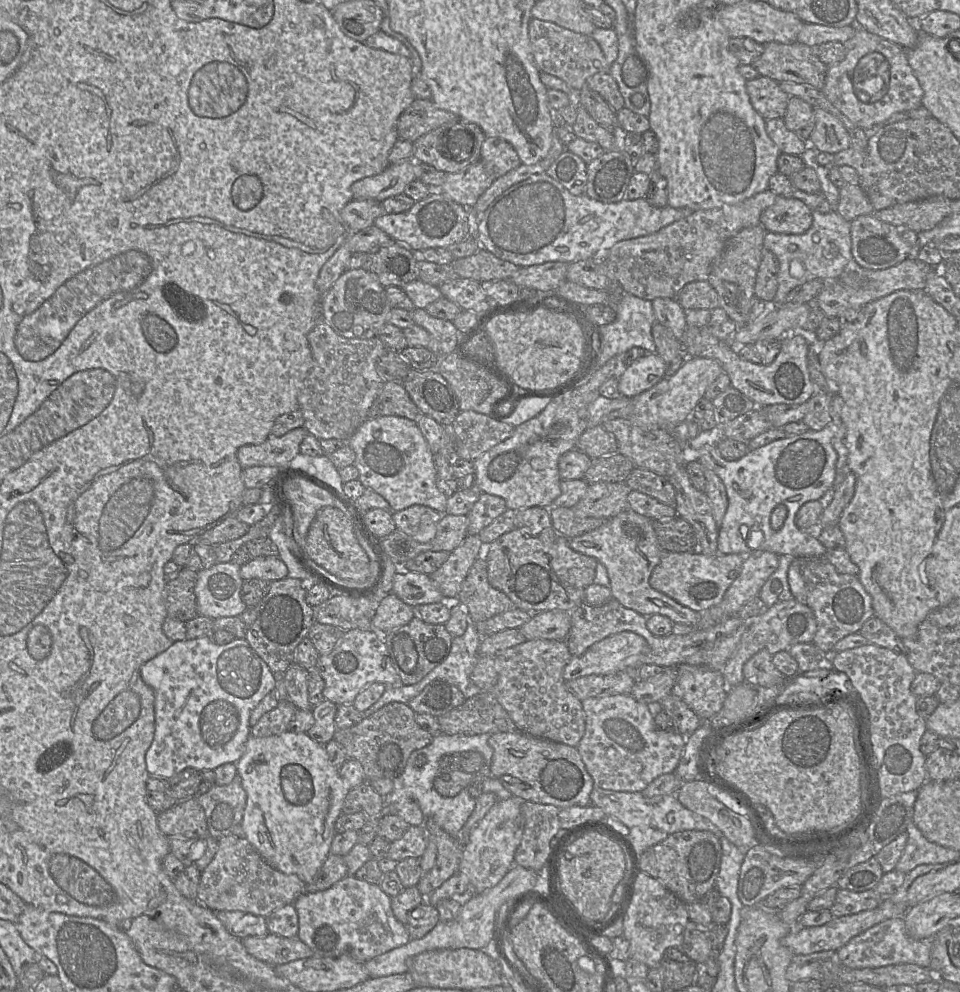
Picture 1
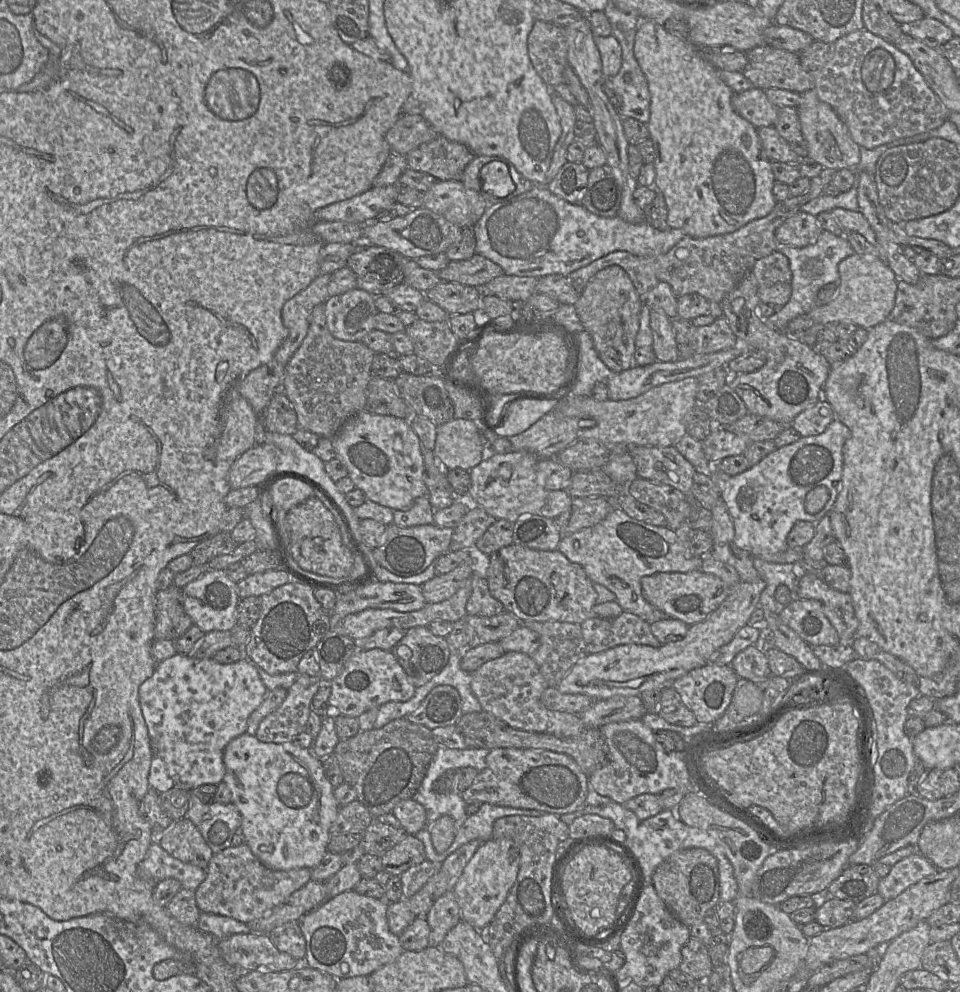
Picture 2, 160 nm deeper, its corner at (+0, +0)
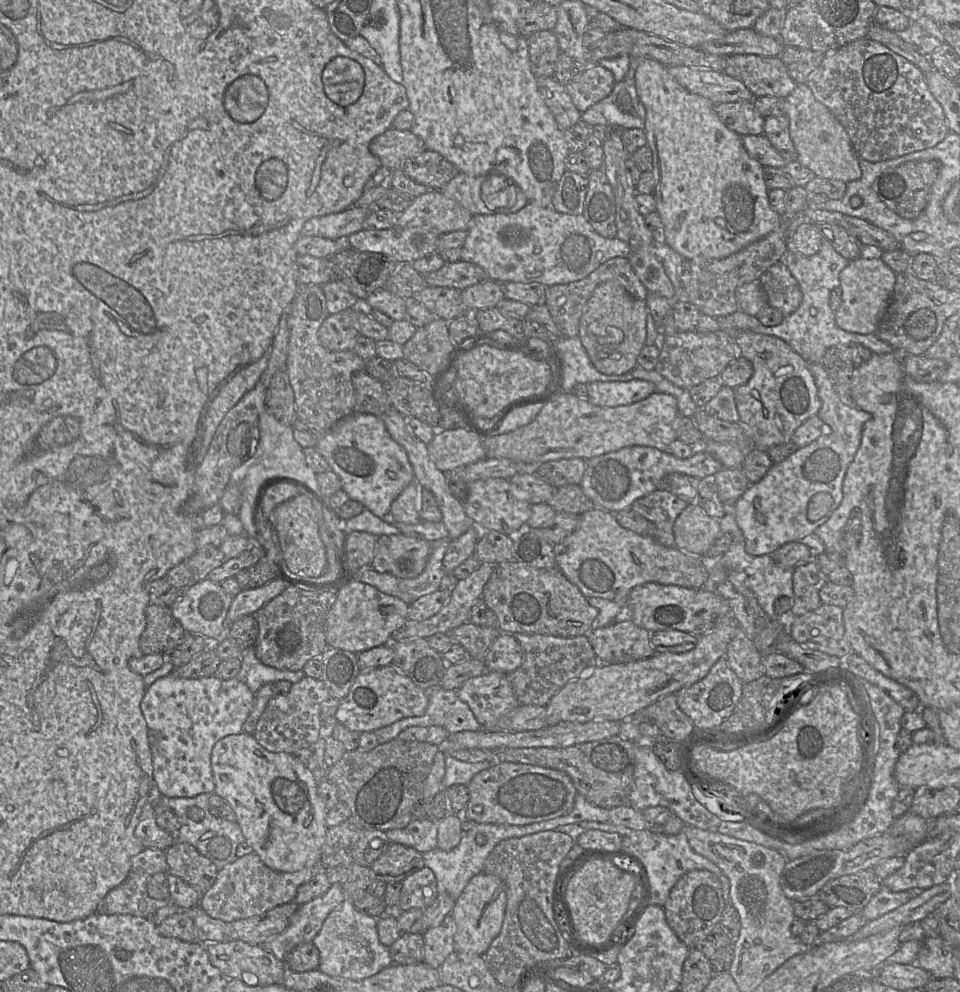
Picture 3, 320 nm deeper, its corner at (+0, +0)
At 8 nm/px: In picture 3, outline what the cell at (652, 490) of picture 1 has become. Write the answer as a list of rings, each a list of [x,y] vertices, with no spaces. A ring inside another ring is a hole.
[[[665,489],[635,500],[631,508],[656,526],[654,540],[665,547],[675,547],[673,526],[678,515],[688,505],[684,500]]]

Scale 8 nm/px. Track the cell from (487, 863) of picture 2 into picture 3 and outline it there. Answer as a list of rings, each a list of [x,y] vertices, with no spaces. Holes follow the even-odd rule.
[[[475,875],[455,902],[452,916],[456,923],[454,950],[458,954],[483,956],[501,931],[507,895],[504,883],[495,875]]]

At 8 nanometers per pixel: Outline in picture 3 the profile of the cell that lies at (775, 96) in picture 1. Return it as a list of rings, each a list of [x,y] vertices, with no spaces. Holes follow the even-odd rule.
[[[752,101],[715,104],[714,109],[722,123],[737,134],[763,134],[765,117],[757,111]]]

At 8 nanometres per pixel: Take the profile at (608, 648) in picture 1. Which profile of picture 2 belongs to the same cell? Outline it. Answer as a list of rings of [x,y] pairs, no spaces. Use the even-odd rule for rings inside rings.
[[[760,577],[732,586],[731,593],[720,606],[705,620],[689,626],[681,640],[663,644],[659,648],[623,644],[587,654],[572,666],[557,688],[562,693],[585,694],[598,701],[613,696],[640,696],[644,691],[671,687],[677,678],[708,664],[712,654],[728,644],[737,631],[748,624],[751,614],[759,606],[760,595],[765,587],[766,582]]]

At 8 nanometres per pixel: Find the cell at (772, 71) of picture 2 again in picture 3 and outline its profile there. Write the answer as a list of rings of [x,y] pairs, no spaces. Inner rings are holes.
[[[730,55],[724,72],[742,81],[754,96],[786,98],[797,87],[778,56]]]

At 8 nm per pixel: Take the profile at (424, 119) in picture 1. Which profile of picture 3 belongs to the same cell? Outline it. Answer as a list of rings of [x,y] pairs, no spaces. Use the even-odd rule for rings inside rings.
[[[391,127],[370,142],[369,150],[380,160],[382,166],[394,171],[401,168],[408,158],[425,151],[426,147],[410,130],[396,130]]]

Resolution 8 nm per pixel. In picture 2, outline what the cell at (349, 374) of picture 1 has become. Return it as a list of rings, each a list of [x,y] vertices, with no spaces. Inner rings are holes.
[[[325,303],[316,305],[307,335],[286,366],[281,389],[296,412],[299,428],[332,438],[351,417],[363,411],[375,354],[361,341],[335,338],[327,327]]]

